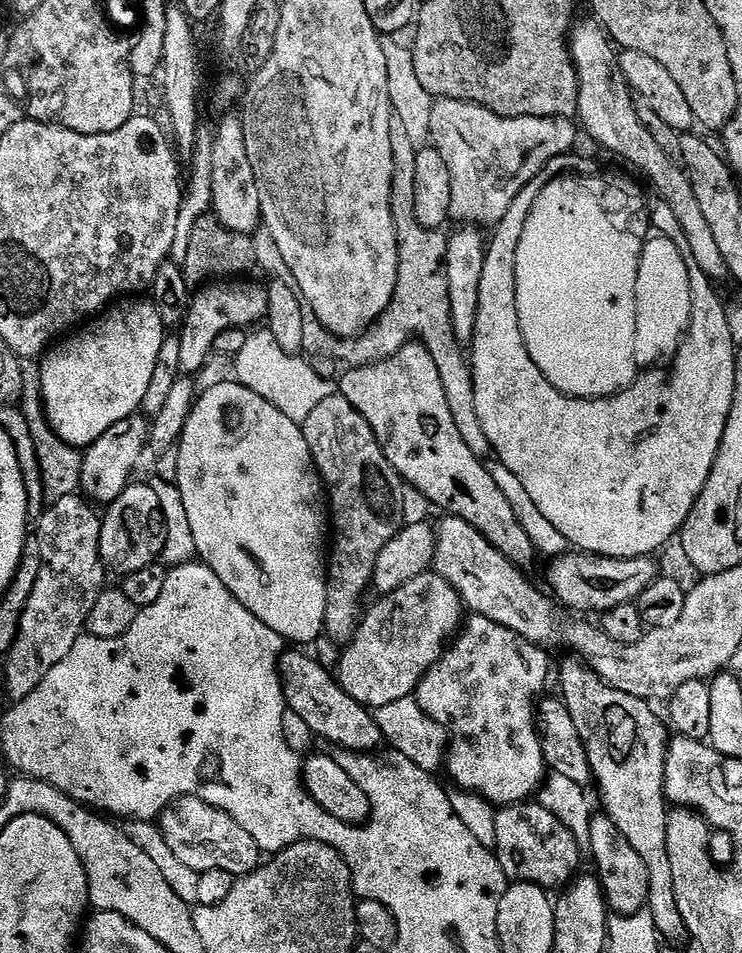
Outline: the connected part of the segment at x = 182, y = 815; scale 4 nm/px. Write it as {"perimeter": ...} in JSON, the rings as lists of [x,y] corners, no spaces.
{"perimeter":[[[180,796],[158,818],[160,832],[175,857],[196,872],[228,871],[235,878],[256,871],[262,863],[258,842],[230,814],[207,804],[197,796]]]}

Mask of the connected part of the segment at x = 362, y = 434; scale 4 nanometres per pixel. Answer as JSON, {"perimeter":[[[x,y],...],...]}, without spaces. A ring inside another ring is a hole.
{"perimeter":[[[342,395],[326,398],[320,403],[310,418],[302,426],[304,437],[312,451],[312,462],[315,471],[319,472],[323,487],[326,489],[326,499],[330,505],[330,516],[334,521],[334,543],[330,548],[330,559],[327,561],[328,569],[328,597],[326,598],[326,618],[324,630],[327,639],[332,639],[339,646],[347,645],[356,634],[357,625],[362,619],[360,603],[364,595],[370,592],[372,575],[376,569],[378,556],[386,546],[386,542],[393,540],[400,533],[402,519],[400,520],[400,500],[396,497],[396,487],[401,487],[400,475],[392,469],[392,464],[386,458],[370,422],[362,418],[350,402]]]}

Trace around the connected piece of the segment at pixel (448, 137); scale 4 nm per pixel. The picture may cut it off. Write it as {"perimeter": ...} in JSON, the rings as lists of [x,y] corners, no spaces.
{"perimeter":[[[437,99],[430,110],[431,143],[442,154],[450,170],[450,217],[460,226],[475,226],[481,230],[491,229],[510,210],[510,202],[522,194],[526,182],[538,175],[549,162],[559,156],[567,156],[576,144],[576,128],[567,116],[527,116],[506,118],[494,114],[477,104],[461,100]]]}

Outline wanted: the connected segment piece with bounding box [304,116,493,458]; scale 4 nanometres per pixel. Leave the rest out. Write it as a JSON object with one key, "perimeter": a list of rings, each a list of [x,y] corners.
{"perimeter":[[[397,116],[390,118],[390,150],[394,154],[394,174],[392,175],[392,189],[390,190],[390,206],[392,207],[392,217],[396,227],[396,237],[398,238],[398,286],[394,292],[394,298],[390,306],[380,319],[376,321],[374,327],[365,332],[364,335],[355,338],[341,338],[332,332],[327,332],[318,322],[314,310],[305,307],[305,340],[304,348],[320,352],[325,348],[328,352],[336,352],[340,360],[345,360],[345,365],[359,366],[362,364],[375,364],[378,360],[385,360],[398,350],[402,350],[405,345],[400,335],[404,332],[404,324],[408,328],[416,328],[415,339],[423,344],[424,349],[434,358],[434,366],[438,366],[438,375],[442,377],[442,390],[446,390],[446,402],[450,402],[450,414],[454,414],[454,422],[458,426],[458,434],[462,434],[462,442],[474,450],[474,454],[481,458],[488,458],[493,455],[490,442],[486,438],[486,430],[482,430],[482,422],[478,422],[478,406],[474,406],[474,382],[472,381],[472,369],[466,363],[466,356],[462,353],[462,346],[456,341],[454,334],[454,322],[450,318],[450,286],[446,280],[446,270],[444,269],[444,259],[448,249],[448,236],[443,231],[435,228],[422,226],[418,222],[418,214],[414,214],[414,162],[416,161],[417,148],[410,143],[410,137],[406,134],[406,129],[402,121]]]}

